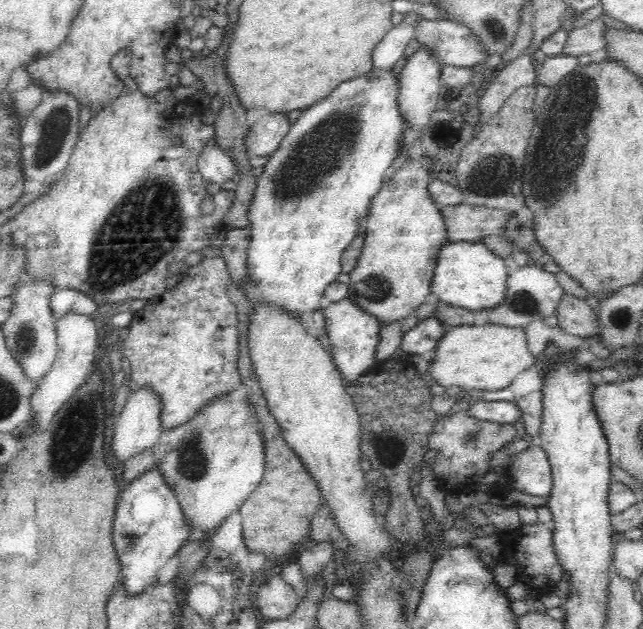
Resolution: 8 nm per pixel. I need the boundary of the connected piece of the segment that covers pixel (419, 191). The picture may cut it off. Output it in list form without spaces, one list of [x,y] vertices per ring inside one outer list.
[[[429,158],[407,159],[392,178],[383,182],[380,190],[370,201],[365,229],[366,236],[355,267],[349,272],[347,297],[362,312],[373,316],[381,327],[398,320],[404,321],[417,308],[431,299],[430,285],[439,248],[446,243],[446,227],[440,210],[427,193],[431,181]]]

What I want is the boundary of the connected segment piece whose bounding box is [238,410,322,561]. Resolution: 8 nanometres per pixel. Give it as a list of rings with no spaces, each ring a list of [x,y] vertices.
[[[268,410],[260,414],[260,422],[264,424],[261,429],[264,441],[263,476],[254,496],[246,500],[238,513],[242,516],[243,544],[248,553],[262,553],[268,561],[277,561],[299,551],[302,538],[309,534],[314,514],[321,506],[322,495],[302,461],[282,439],[278,423]]]

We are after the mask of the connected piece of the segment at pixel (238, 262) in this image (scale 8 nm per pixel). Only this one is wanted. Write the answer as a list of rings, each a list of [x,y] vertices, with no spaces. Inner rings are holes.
[[[225,228],[222,233],[225,236],[223,245],[220,247],[222,258],[228,265],[230,271],[230,282],[235,280],[236,284],[240,284],[240,290],[243,290],[243,284],[246,278],[246,251],[250,242],[249,229],[233,229]]]

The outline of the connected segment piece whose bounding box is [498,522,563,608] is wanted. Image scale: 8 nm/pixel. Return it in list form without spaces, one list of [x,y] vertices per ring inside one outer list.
[[[539,522],[529,525],[522,523],[513,531],[500,532],[498,538],[502,547],[501,561],[515,567],[516,580],[527,588],[527,599],[524,602],[533,608],[532,603],[542,595],[553,593],[556,583],[562,578],[563,569],[556,563],[552,553],[551,530]]]

